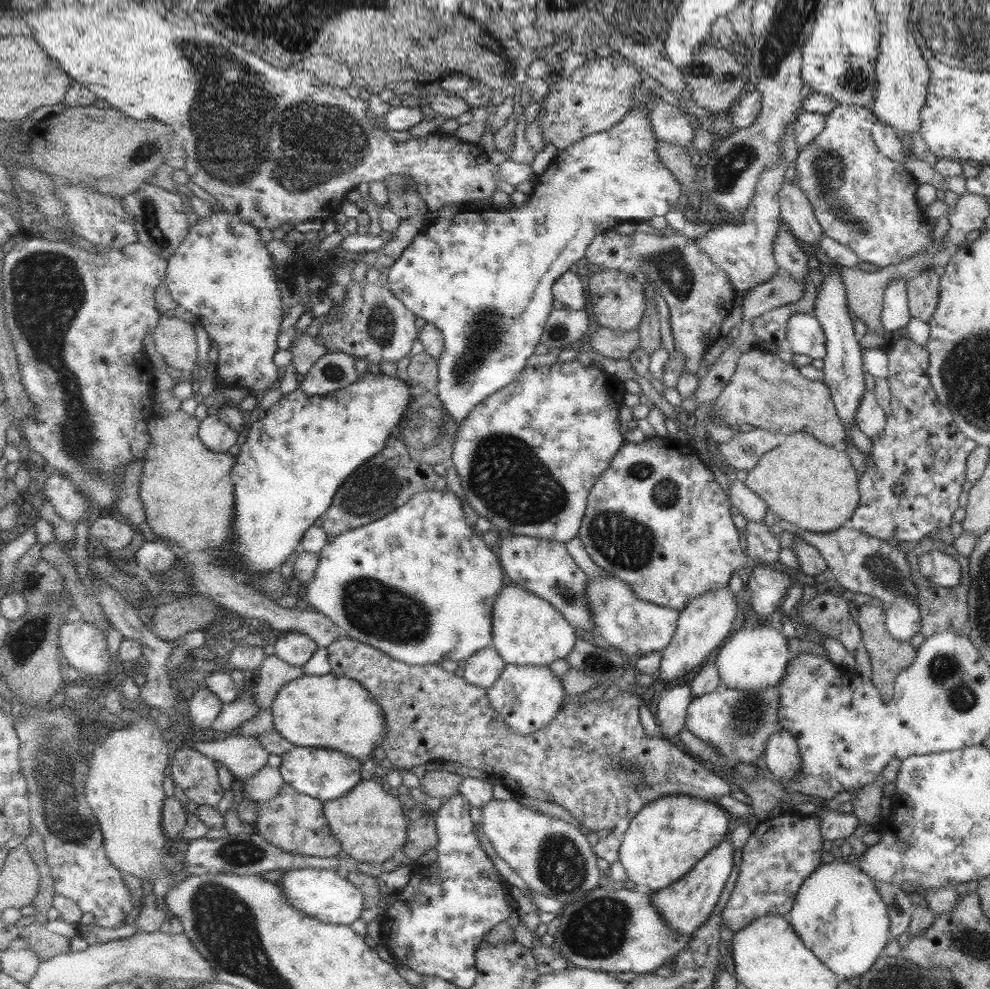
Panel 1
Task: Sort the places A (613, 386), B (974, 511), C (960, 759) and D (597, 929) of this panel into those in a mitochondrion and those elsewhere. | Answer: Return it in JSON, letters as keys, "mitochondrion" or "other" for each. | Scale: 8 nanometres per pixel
{"A":"other","B":"other","C":"other","D":"mitochondrion"}

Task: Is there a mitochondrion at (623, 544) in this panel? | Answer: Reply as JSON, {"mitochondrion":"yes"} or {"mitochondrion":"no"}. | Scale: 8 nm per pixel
{"mitochondrion":"yes"}

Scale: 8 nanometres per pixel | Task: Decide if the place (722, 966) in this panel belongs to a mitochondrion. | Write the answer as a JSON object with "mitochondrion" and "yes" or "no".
{"mitochondrion":"no"}

